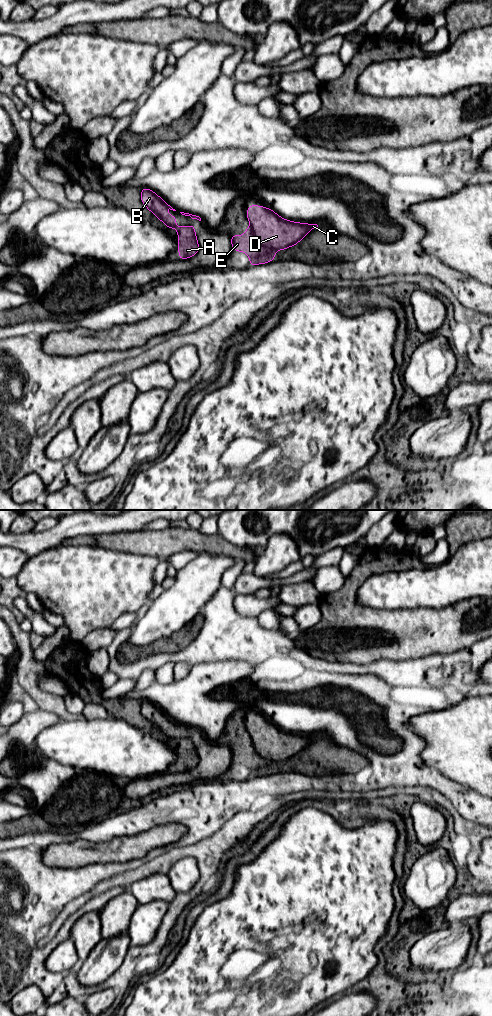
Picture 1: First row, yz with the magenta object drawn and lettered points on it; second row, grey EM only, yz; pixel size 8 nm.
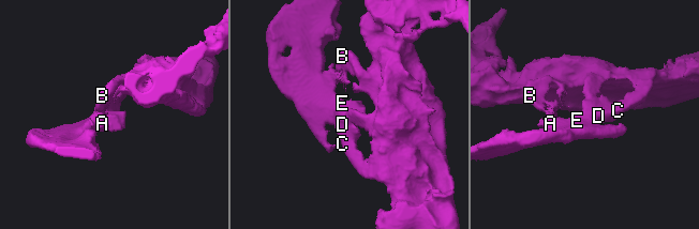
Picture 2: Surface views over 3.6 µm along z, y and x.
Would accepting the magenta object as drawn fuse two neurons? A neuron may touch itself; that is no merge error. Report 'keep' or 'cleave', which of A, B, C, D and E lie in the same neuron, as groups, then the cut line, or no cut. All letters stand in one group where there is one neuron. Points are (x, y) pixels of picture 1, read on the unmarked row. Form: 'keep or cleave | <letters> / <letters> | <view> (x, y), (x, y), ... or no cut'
cleave | A E / B C D | yz (250, 740), (254, 749), (260, 755), (274, 763)

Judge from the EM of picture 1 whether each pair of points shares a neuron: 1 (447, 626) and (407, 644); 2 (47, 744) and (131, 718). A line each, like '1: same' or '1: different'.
1: same
2: different

